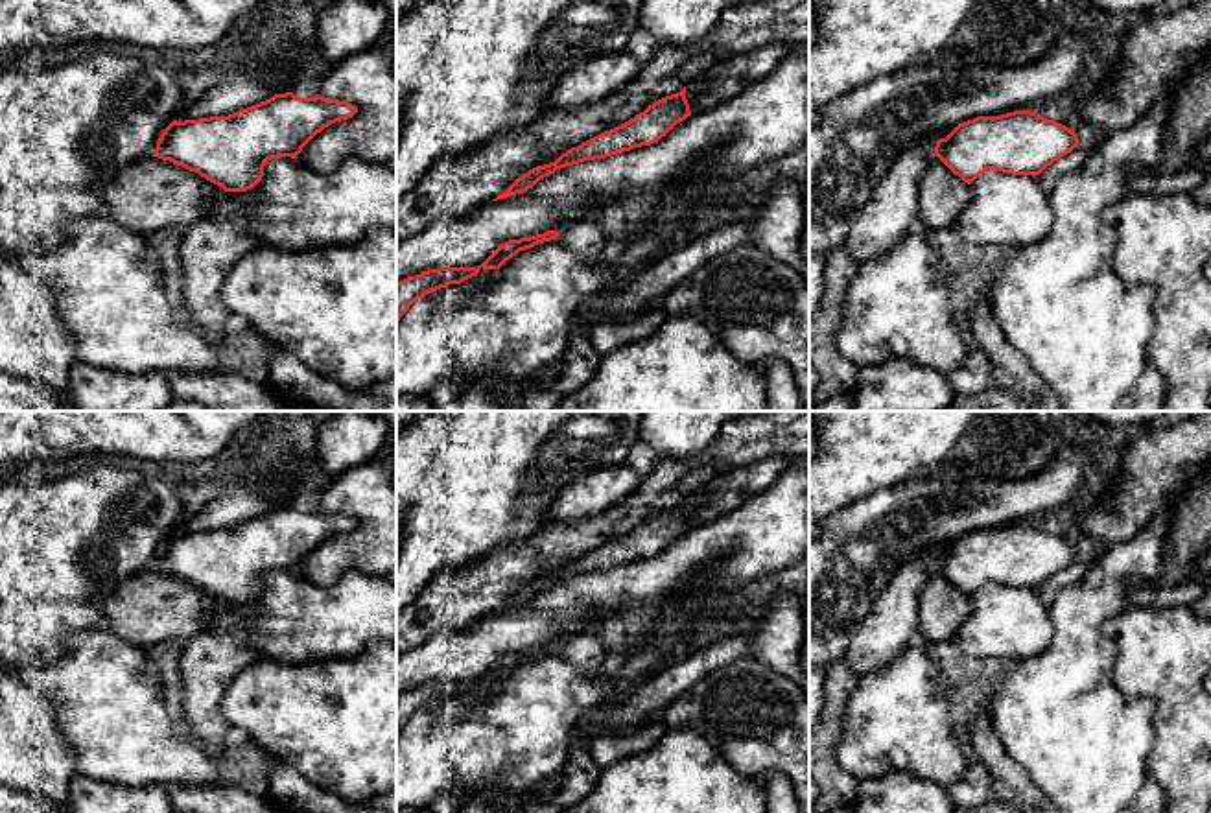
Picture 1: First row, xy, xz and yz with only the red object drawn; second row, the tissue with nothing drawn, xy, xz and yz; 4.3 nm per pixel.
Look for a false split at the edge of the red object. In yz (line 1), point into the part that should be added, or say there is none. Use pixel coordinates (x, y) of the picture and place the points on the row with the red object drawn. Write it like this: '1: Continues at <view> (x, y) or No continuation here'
1: Continues at yz (942, 196)

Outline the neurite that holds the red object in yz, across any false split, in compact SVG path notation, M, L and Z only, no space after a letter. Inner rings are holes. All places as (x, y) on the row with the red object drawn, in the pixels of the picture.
M1029 109L962 122L946 138L936 142L935 155L918 183L918 221L931 230L955 227L960 212L971 199L970 184L981 173L995 170L1036 177L1076 146L1075 131Z

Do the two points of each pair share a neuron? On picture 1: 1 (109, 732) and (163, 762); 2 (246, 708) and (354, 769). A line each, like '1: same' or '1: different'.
1: same
2: same

